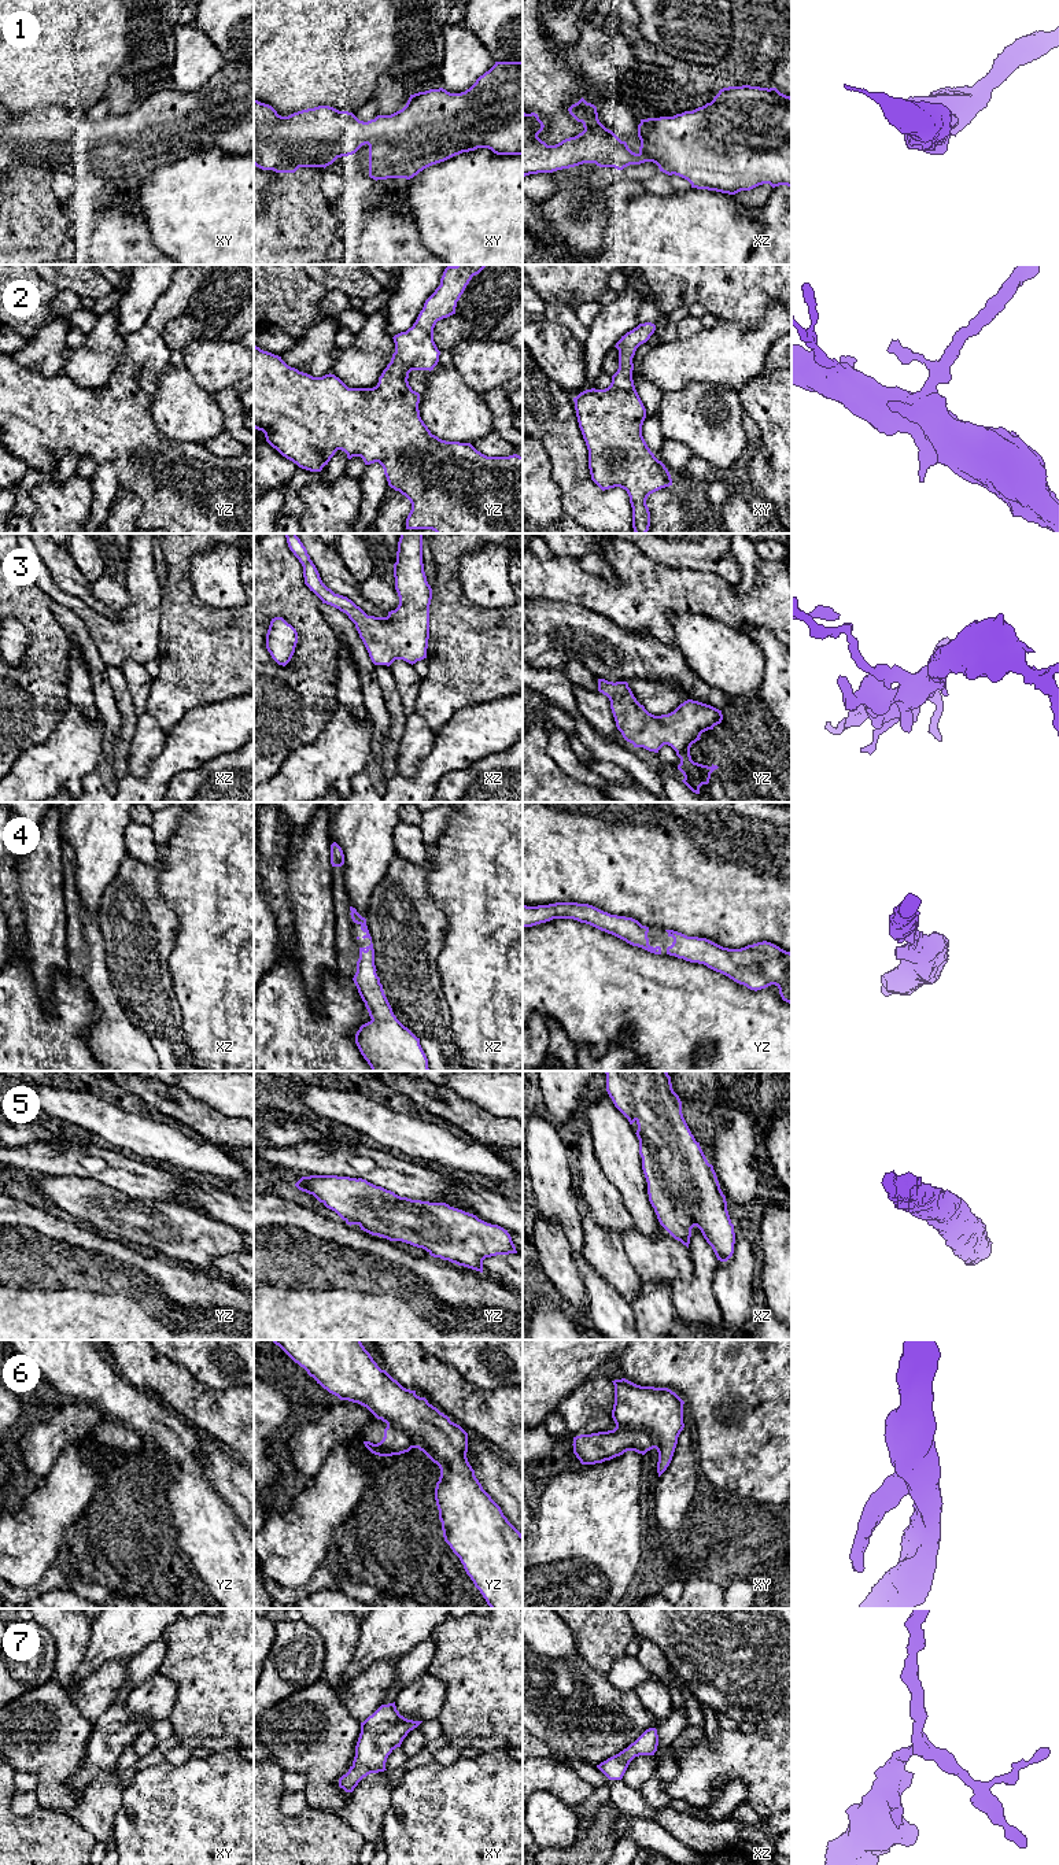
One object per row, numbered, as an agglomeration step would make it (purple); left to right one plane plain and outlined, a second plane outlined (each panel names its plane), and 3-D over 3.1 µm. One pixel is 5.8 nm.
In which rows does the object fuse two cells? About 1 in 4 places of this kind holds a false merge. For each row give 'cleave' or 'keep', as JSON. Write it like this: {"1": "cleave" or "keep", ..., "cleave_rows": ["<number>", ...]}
{"1": "keep", "2": "keep", "3": "keep", "4": "keep", "5": "keep", "6": "cleave", "7": "keep", "cleave_rows": ["6"]}

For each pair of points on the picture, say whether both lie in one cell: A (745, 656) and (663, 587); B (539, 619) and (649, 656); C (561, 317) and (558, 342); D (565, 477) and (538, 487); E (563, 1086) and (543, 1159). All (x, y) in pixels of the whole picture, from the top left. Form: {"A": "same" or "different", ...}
{"A": "different", "B": "same", "C": "different", "D": "different", "E": "different"}

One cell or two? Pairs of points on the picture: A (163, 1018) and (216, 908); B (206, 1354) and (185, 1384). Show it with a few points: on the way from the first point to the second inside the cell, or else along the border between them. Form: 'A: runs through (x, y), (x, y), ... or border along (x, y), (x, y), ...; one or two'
A: border along (168, 961), (183, 1025); two
B: border along (165, 1356), (184, 1366), (200, 1382), (221, 1389); two

